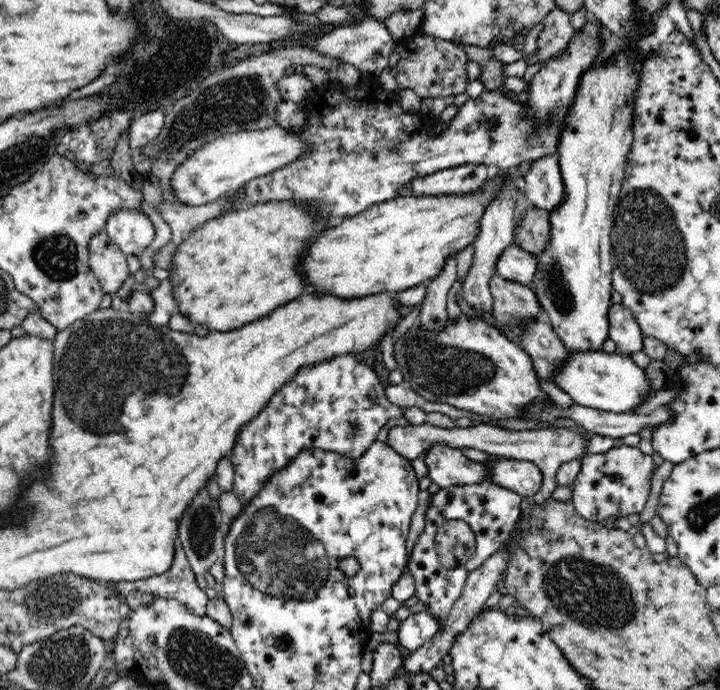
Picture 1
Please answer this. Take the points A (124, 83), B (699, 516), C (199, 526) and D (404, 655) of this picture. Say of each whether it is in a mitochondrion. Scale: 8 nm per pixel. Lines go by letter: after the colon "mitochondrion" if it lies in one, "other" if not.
A: mitochondrion
B: mitochondrion
C: mitochondrion
D: other

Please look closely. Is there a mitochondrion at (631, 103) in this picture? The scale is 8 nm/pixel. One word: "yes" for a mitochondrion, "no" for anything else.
no

